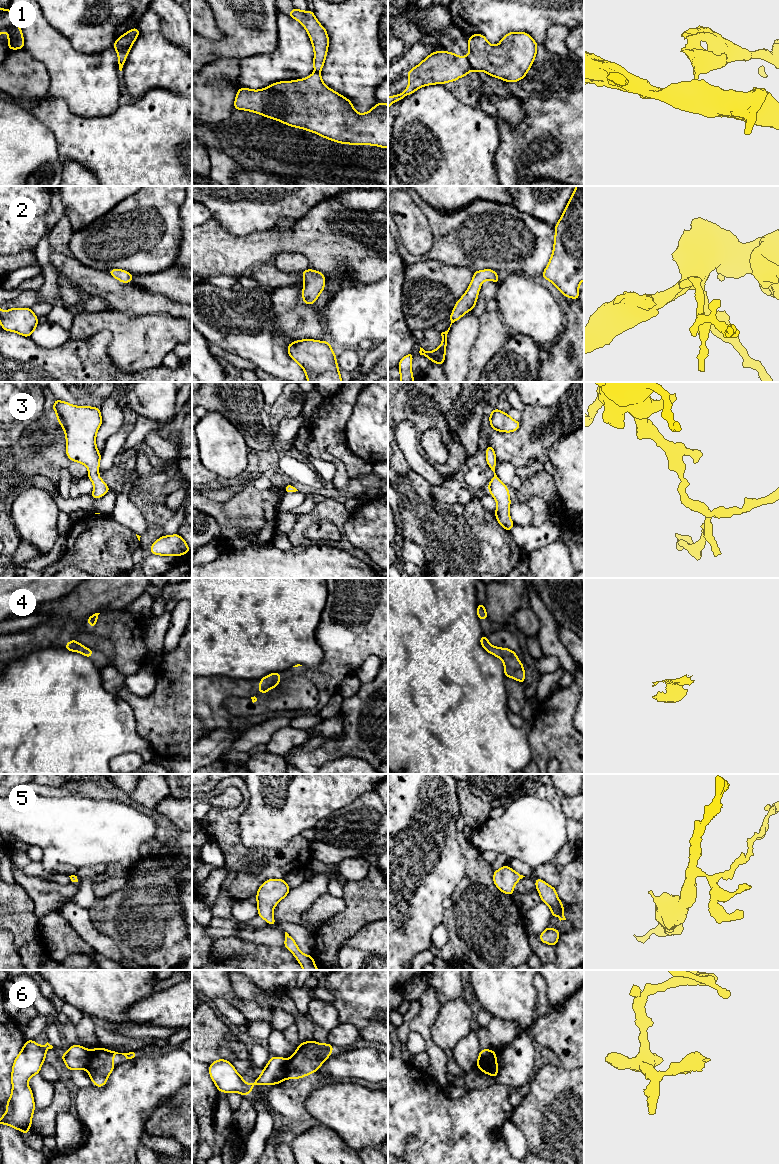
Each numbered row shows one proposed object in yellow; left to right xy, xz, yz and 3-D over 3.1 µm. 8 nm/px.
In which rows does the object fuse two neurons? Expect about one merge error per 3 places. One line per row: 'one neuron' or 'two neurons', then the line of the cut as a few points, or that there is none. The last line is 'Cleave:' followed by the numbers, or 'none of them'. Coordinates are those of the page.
1: two neurons | yz (467, 56), (471, 68)
2: one neuron | no cut
3: one neuron | no cut
4: one neuron | no cut
5: one neuron | no cut
6: two neurons | xz (288, 1060), (285, 1066), (285, 1075), (281, 1081)
Cleave: 1, 6

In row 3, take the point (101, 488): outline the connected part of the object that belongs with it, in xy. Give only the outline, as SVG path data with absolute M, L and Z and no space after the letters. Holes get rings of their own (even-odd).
M55 399L52 408L57 413L56 420L65 432L67 457L88 468L88 478L94 486L90 496L94 499L101 498L110 489L99 477L102 455L96 447L96 434L103 420L100 408L74 406L58 399Z

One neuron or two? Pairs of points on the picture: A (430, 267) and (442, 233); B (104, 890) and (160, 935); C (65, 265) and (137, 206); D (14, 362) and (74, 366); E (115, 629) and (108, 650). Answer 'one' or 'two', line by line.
A: two
B: two
C: two
D: one
E: two

